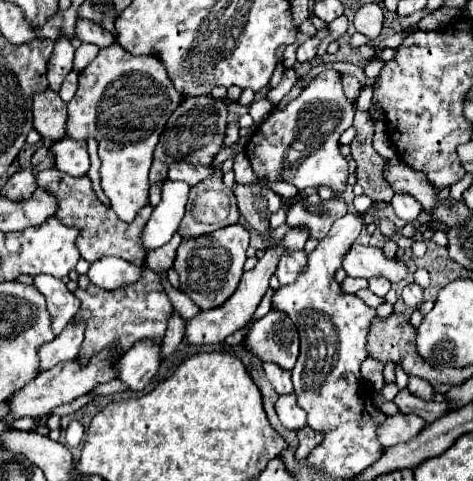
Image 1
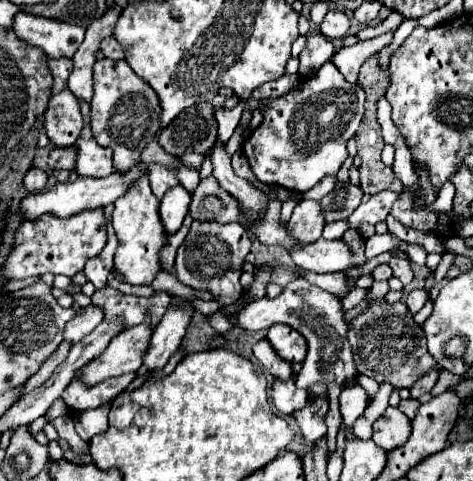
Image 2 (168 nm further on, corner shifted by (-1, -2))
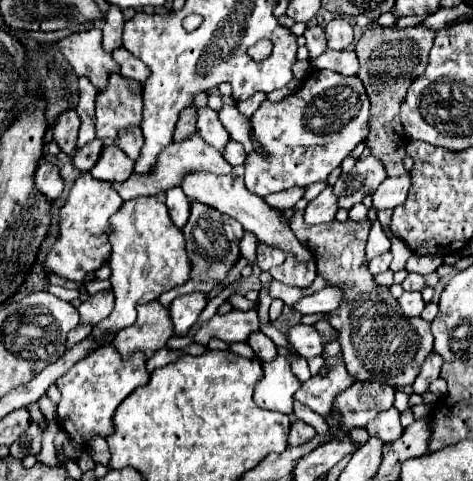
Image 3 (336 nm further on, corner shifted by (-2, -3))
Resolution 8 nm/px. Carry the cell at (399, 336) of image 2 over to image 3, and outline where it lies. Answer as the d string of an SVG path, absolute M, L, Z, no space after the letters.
M296 211L290 219L290 229L296 235L296 239L306 245L314 255L318 263L318 275L326 279L328 285L336 285L342 289L342 301L338 309L328 313L328 323L338 331L338 339L342 345L344 361L348 367L348 373L356 381L382 381L392 383L394 387L410 385L414 383L414 377L418 375L424 359L432 351L432 333L430 333L430 323L420 319L420 317L408 317L404 311L400 311L398 301L392 297L388 287L382 287L374 281L372 273L366 267L366 239L372 229L372 221L366 219L362 223L356 223L352 219L346 219L344 223L332 221L326 225L306 225L304 223L304 211Z

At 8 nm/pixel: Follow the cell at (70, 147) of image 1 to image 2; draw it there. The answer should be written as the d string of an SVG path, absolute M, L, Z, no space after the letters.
M79 138L75 142L75 150L77 150L77 156L75 156L75 172L79 176L101 178L101 176L113 174L111 150L99 146L93 138L91 140Z

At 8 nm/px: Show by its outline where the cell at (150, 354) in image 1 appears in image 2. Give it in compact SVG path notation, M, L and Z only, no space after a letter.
M185 302L183 306L171 304L167 308L163 322L159 322L159 326L155 328L155 332L149 340L151 344L143 352L143 366L147 366L149 372L161 370L167 364L169 356L173 356L177 352L181 338L187 330L187 324L191 320L191 314L193 314L191 302Z

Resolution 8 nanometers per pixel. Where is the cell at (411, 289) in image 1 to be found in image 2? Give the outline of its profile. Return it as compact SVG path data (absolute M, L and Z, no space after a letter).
M411 290L411 292L407 294L405 304L407 304L407 308L415 314L415 312L419 312L419 310L423 308L423 304L425 304L427 300L429 300L429 296L427 296L425 290Z

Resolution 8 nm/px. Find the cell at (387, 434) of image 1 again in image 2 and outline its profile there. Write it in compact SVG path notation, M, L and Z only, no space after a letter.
M387 408L373 424L373 442L391 452L403 446L411 436L411 420L399 408Z

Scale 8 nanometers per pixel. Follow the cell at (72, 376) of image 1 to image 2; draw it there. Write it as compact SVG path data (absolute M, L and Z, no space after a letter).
M147 322L123 330L109 342L107 350L99 358L77 370L75 378L87 386L95 386L111 376L137 372L141 366L143 346L147 346L147 338L151 338L151 334L153 330Z

